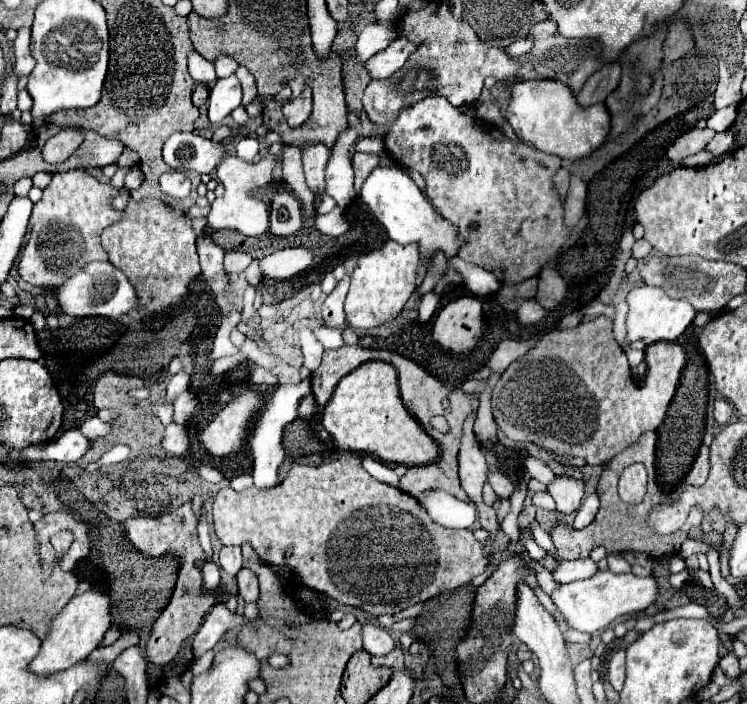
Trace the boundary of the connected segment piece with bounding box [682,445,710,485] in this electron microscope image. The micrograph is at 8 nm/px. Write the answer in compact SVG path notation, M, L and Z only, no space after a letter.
M700 447L700 453L694 461L694 465L690 467L688 475L682 479L682 485L702 485L706 481L706 475L708 475L708 469L710 469L710 463L708 463L708 447Z

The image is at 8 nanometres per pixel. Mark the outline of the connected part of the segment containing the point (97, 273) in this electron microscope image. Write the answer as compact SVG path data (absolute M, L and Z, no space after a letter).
M94 261L86 265L78 275L74 275L64 285L54 289L54 293L64 313L72 317L102 315L102 317L120 319L120 317L130 315L134 309L138 309L138 295L136 295L134 285L112 263L102 263L102 261Z

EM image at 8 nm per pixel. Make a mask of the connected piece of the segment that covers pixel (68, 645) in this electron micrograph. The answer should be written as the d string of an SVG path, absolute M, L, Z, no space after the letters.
M88 589L82 595L74 595L68 605L56 615L50 635L42 641L42 649L38 657L30 663L30 671L38 675L52 675L56 671L64 671L74 663L86 659L94 649L100 647L106 631L112 627L110 619L110 597L104 591Z

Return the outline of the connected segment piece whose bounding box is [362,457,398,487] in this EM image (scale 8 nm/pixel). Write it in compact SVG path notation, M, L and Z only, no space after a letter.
M364 457L364 459L362 459L362 467L364 467L374 479L398 487L398 477L396 477L396 473L394 473L392 467L386 467L384 463L380 463L380 461L372 459L372 457Z

